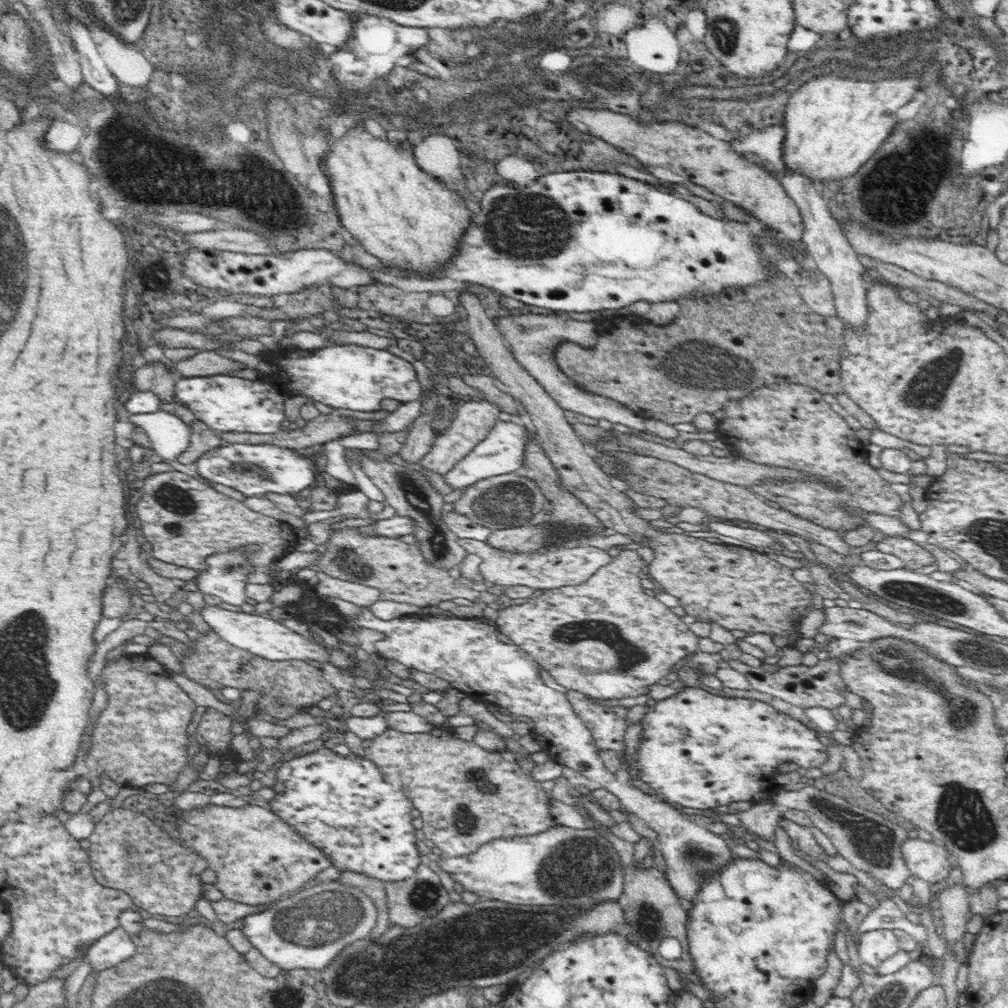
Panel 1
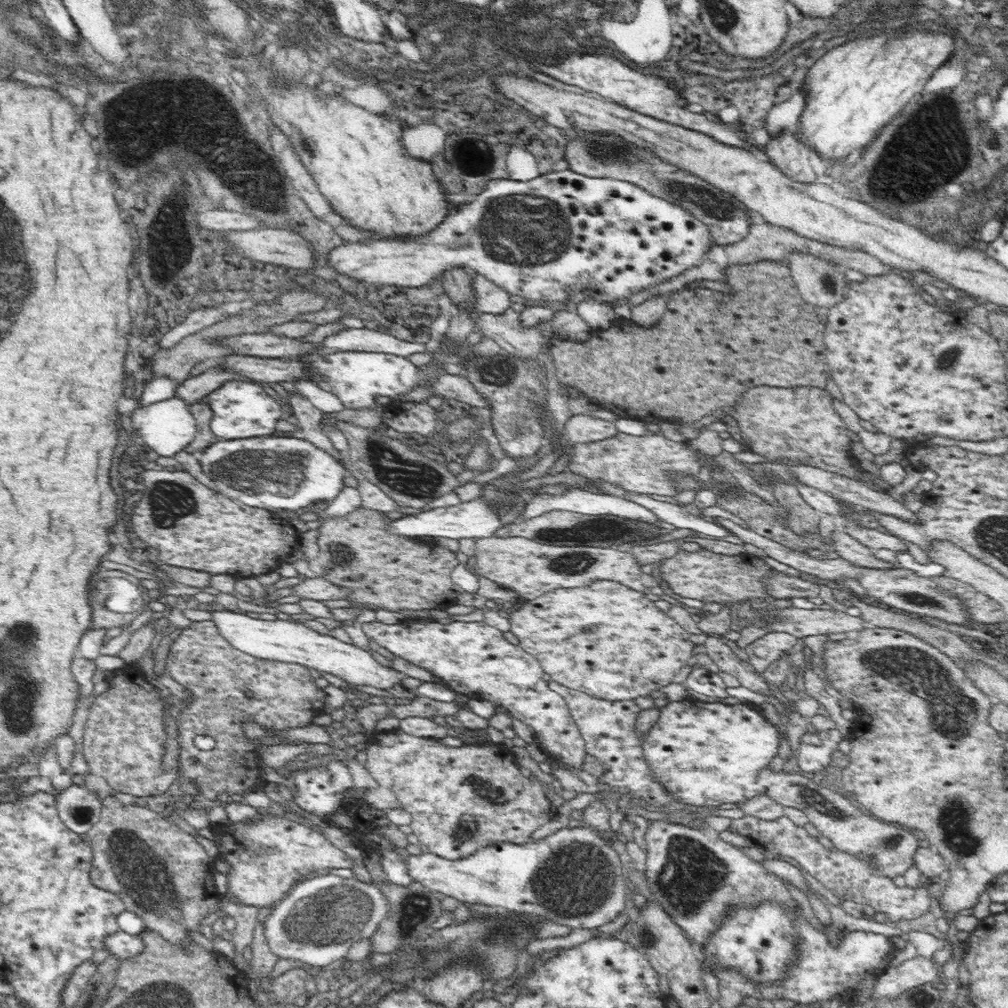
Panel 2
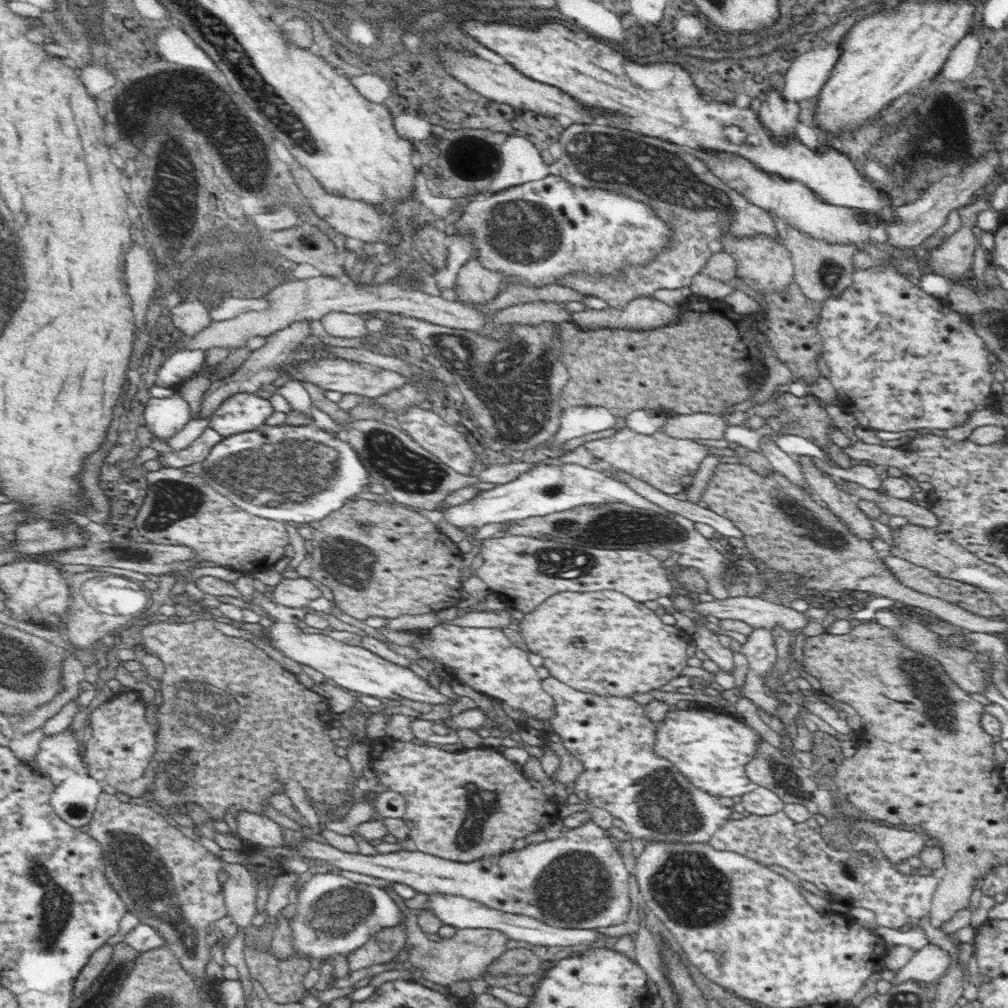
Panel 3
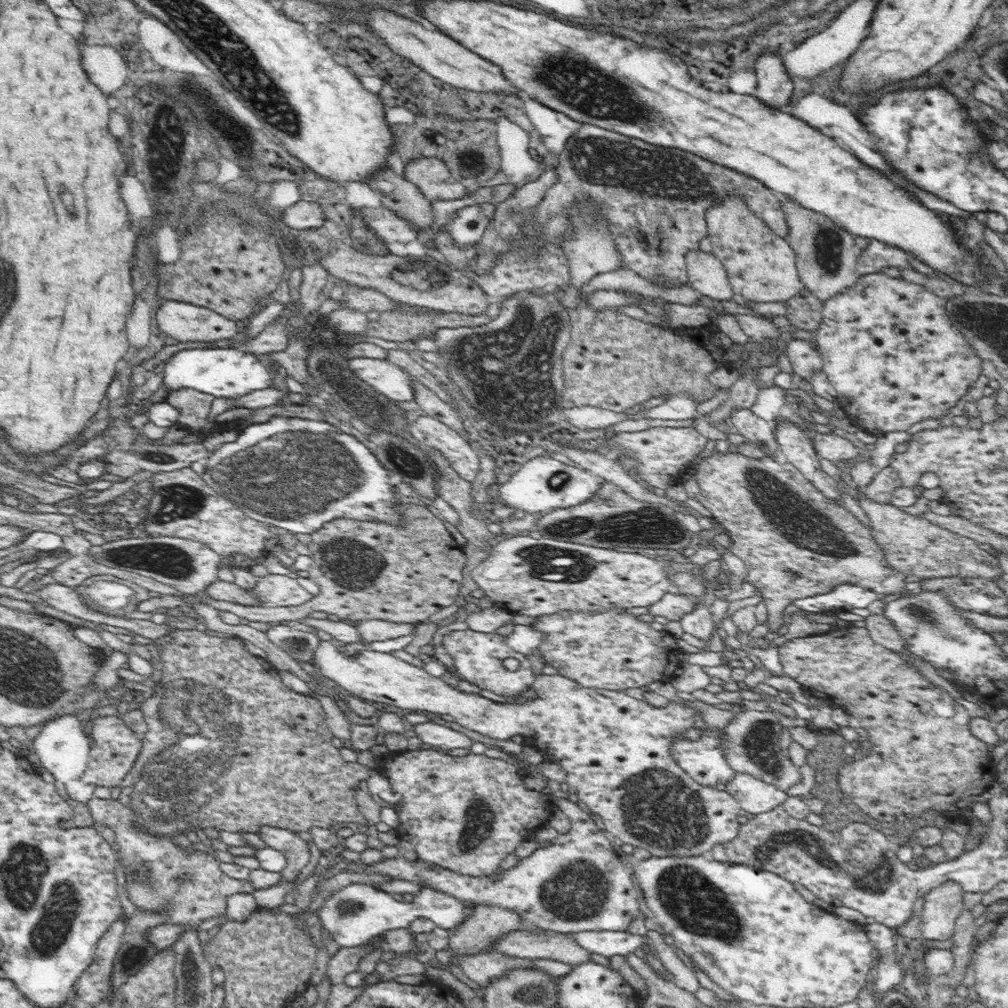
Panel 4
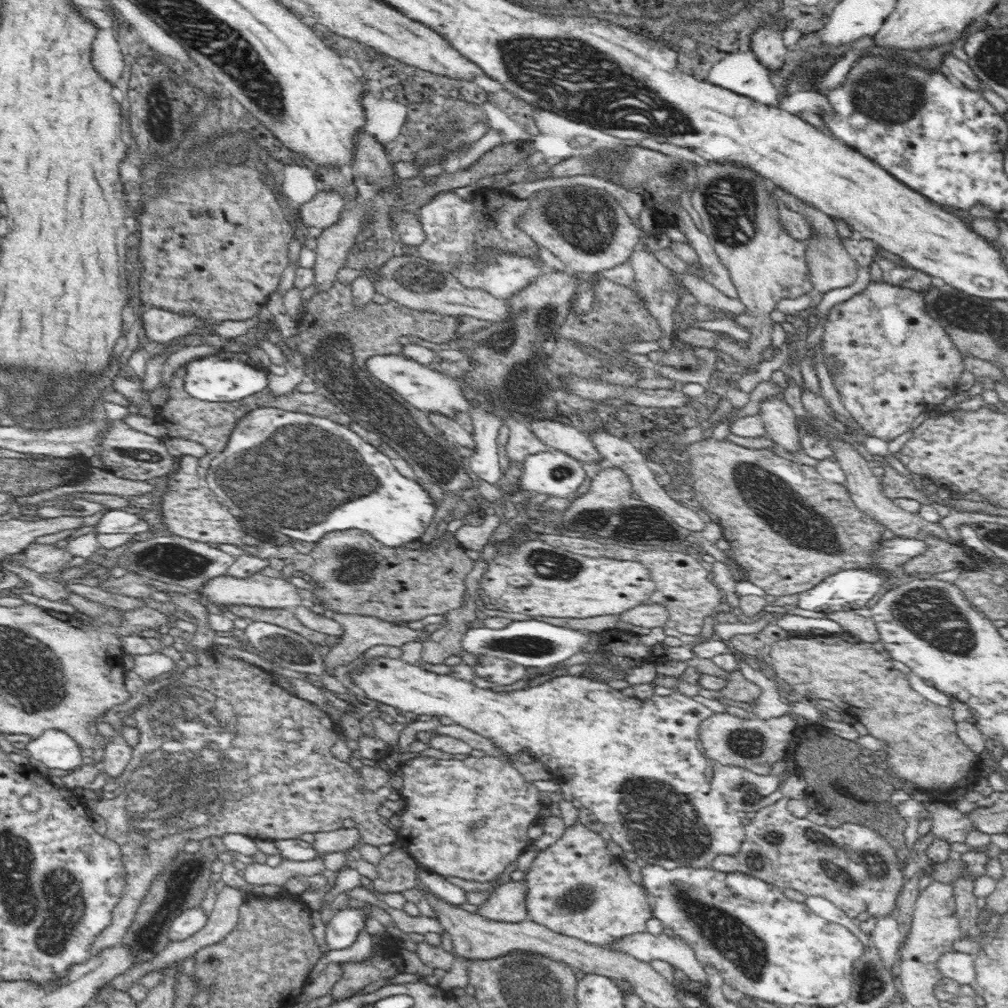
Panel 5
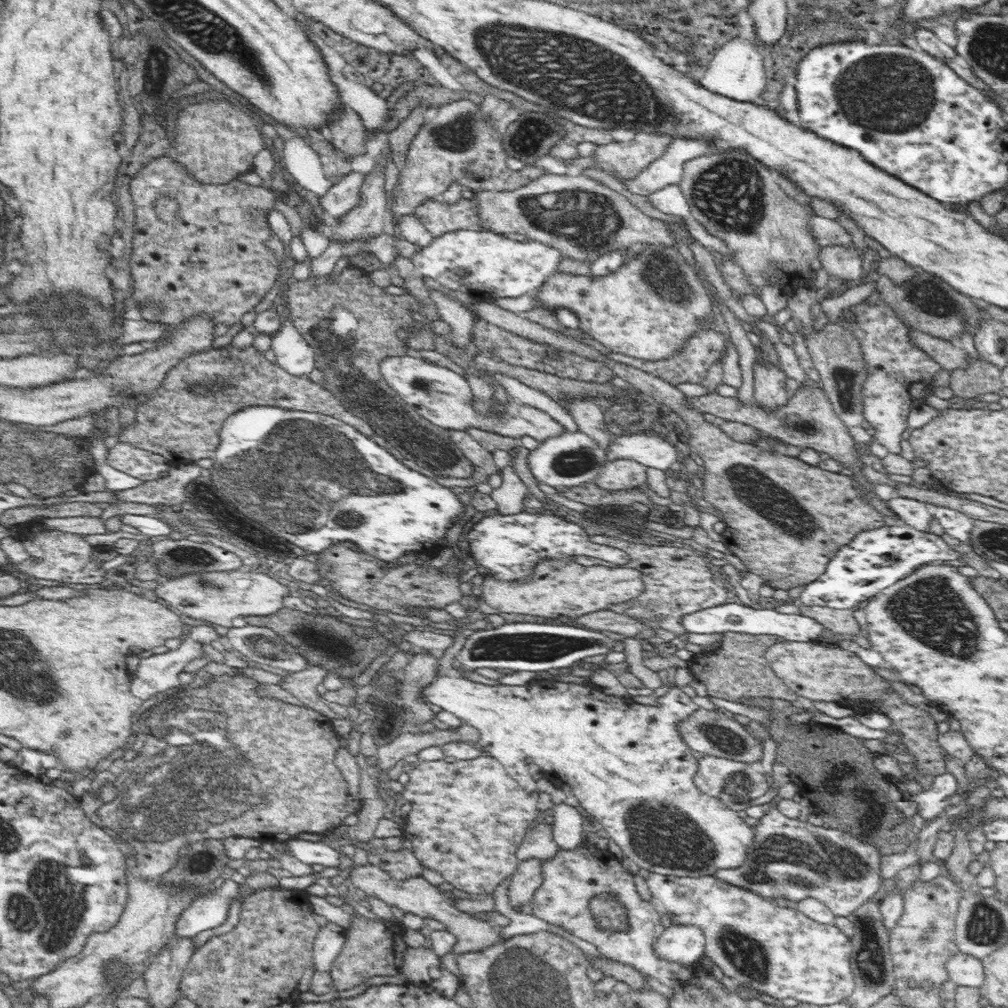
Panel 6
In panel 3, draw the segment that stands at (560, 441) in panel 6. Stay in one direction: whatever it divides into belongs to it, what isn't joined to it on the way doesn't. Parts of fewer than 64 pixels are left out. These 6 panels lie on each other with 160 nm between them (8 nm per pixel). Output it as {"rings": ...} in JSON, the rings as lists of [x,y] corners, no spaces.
{"rings":[[[541,463],[510,482],[498,484],[491,490],[481,491],[479,495],[464,504],[442,510],[442,514],[450,526],[457,526],[464,530],[468,526],[481,527],[484,524],[504,523],[510,520],[517,522],[524,518],[562,512],[578,505],[600,505],[606,502],[628,504],[664,516],[669,513],[666,509],[662,509],[656,503],[634,492],[626,483],[609,477],[601,471],[579,464],[543,465]]]}

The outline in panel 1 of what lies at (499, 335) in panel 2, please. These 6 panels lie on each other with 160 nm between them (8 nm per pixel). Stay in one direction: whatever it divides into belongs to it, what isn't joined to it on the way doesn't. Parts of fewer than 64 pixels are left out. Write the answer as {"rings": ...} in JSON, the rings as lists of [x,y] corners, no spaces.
{"rings":[[[503,313],[500,318],[494,319],[496,328],[504,335],[506,343],[510,346],[510,350],[516,360],[536,379],[544,390],[562,407],[564,410],[578,412],[590,418],[601,418],[608,420],[612,424],[624,424],[628,428],[632,428],[634,432],[645,431],[645,419],[640,417],[631,409],[624,406],[616,399],[604,398],[604,395],[592,394],[583,387],[576,386],[570,377],[567,377],[556,364],[553,354],[555,348],[564,341],[574,342],[580,346],[594,346],[598,340],[598,332],[596,332],[594,323],[582,322],[569,319],[564,313],[554,315],[543,314],[522,314],[510,315]]]}

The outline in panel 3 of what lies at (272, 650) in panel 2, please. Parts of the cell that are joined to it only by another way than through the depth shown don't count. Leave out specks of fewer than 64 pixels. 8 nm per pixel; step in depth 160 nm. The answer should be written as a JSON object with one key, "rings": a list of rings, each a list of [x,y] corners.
{"rings":[[[256,590],[252,596],[254,604],[274,617],[276,622],[274,621],[274,624],[268,630],[262,628],[260,624],[248,624],[248,622],[233,625],[256,635],[256,638],[264,641],[264,643],[281,652],[284,656],[299,662],[300,665],[312,667],[314,670],[322,673],[327,681],[335,682],[338,687],[360,693],[361,695],[375,696],[389,704],[397,703],[402,698],[428,702],[432,706],[436,704],[451,704],[452,706],[458,701],[456,700],[452,703],[448,697],[438,691],[438,688],[432,687],[428,680],[420,678],[412,670],[396,665],[381,656],[373,654],[371,651],[358,646],[342,644],[342,642],[338,642],[338,640],[334,640],[334,638],[324,634],[308,634],[308,632],[304,632],[296,624],[305,620],[307,612],[304,608],[295,609],[274,603],[269,595]]]}

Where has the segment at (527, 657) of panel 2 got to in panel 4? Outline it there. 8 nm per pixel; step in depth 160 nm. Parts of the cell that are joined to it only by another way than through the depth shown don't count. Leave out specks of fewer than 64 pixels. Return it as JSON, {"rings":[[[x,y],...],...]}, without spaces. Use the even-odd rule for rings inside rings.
{"rings":[[[454,630],[449,632],[443,646],[453,657],[454,667],[464,681],[468,681],[482,690],[491,690],[500,696],[511,696],[518,700],[530,700],[537,676],[534,675],[532,664],[526,655],[517,654],[504,637],[496,633],[475,632],[474,630]],[[506,658],[520,661],[518,670],[506,670],[503,666]]]}

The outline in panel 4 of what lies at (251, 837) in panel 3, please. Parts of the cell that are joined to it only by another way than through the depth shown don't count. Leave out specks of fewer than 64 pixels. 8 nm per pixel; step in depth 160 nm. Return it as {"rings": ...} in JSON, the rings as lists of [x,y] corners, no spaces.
{"rings":[[[263,826],[259,830],[259,835],[267,847],[282,852],[286,857],[286,868],[279,872],[283,880],[295,881],[300,870],[310,860],[308,842],[300,839],[295,832],[276,827]]]}

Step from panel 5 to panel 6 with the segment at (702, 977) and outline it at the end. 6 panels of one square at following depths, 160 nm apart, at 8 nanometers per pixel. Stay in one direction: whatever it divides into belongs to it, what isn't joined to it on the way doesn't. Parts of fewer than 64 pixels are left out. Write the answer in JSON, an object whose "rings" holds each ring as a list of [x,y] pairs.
{"rings":[[[694,924],[670,925],[655,938],[653,949],[660,957],[680,966],[695,966],[704,956],[706,944],[703,930]]]}

